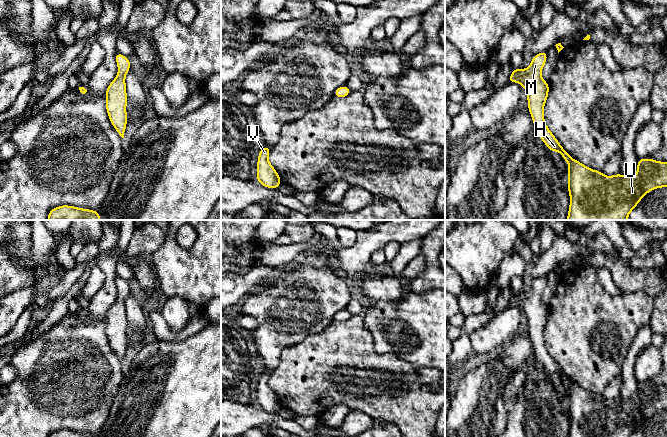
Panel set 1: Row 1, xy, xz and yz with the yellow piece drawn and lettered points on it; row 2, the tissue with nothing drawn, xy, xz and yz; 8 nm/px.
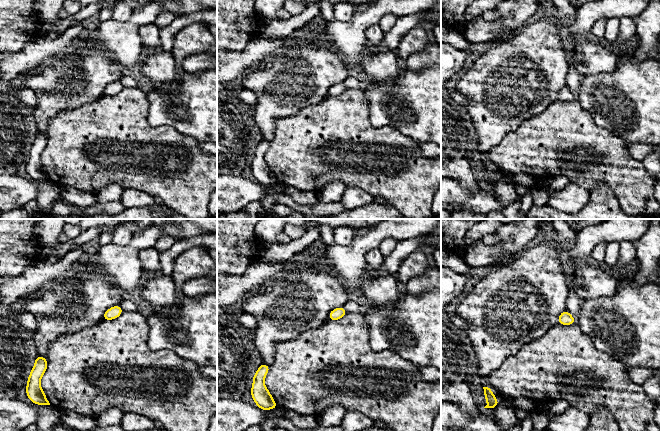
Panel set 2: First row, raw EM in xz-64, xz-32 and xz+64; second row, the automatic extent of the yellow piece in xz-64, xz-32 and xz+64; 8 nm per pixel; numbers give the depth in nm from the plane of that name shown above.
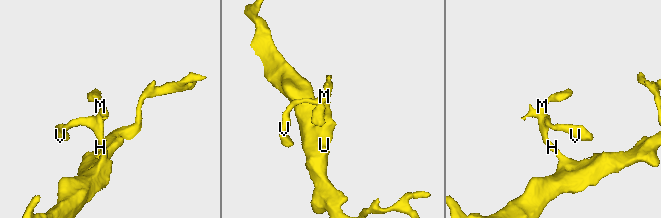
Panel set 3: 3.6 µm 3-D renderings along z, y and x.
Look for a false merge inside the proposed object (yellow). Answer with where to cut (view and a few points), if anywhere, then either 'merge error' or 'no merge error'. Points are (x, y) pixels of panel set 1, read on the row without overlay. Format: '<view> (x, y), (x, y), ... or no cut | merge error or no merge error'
no cut | no merge error

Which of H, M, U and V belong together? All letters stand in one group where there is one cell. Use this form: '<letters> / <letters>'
H M U V

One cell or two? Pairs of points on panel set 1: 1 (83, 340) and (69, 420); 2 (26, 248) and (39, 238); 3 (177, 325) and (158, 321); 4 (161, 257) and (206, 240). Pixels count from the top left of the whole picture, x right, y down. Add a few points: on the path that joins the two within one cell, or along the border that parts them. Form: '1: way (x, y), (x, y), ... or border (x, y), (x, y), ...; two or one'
1: way (73, 360), (69, 375), (69, 400); one
2: border (31, 230), (31, 259), (35, 266); two
3: border (159, 312), (174, 331), (180, 331), (190, 318); two
4: way (172, 257), (187, 257), (195, 251); one

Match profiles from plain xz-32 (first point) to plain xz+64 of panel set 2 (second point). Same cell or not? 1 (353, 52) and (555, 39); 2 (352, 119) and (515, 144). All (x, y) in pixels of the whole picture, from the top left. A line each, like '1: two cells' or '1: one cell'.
1: two cells
2: one cell

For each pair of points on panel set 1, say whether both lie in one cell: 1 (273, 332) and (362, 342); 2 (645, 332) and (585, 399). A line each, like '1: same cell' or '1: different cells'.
1: different cells
2: same cell

